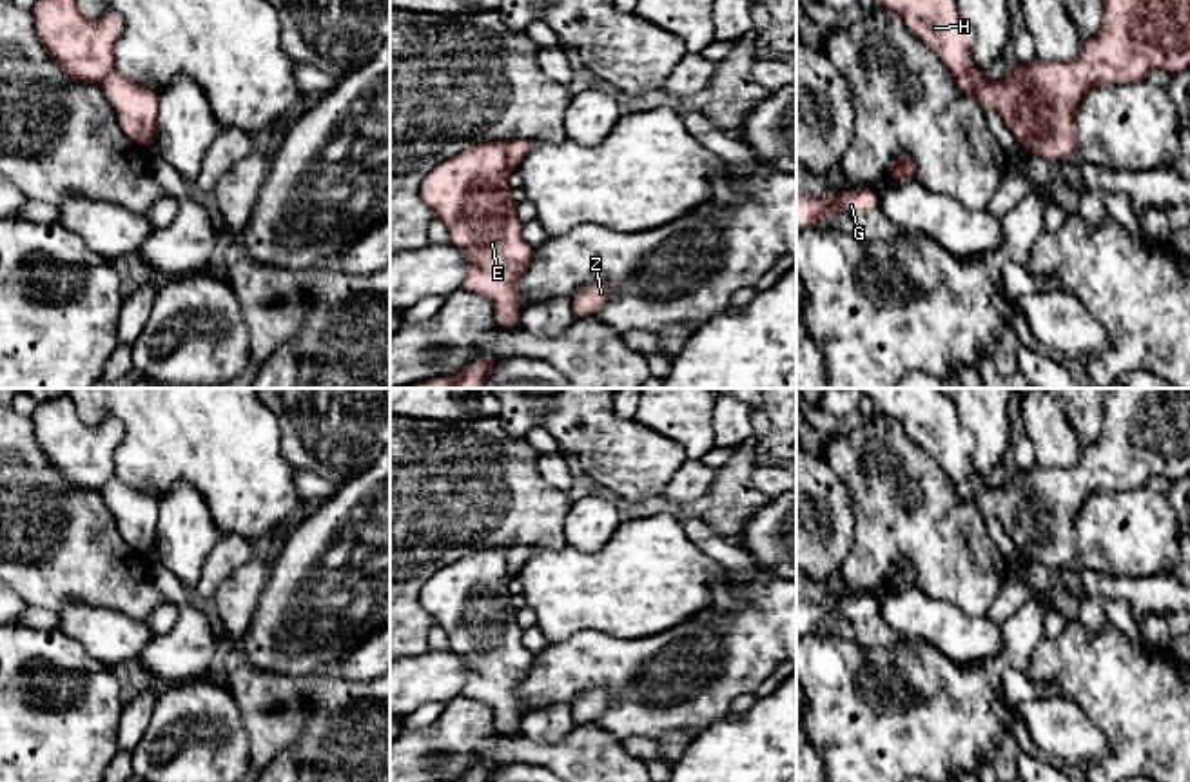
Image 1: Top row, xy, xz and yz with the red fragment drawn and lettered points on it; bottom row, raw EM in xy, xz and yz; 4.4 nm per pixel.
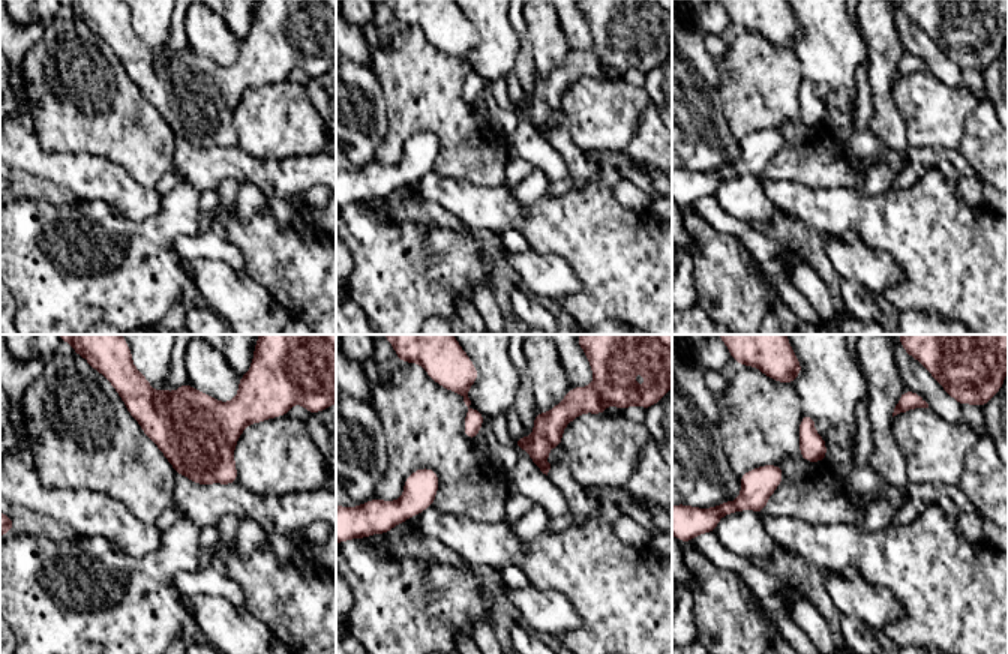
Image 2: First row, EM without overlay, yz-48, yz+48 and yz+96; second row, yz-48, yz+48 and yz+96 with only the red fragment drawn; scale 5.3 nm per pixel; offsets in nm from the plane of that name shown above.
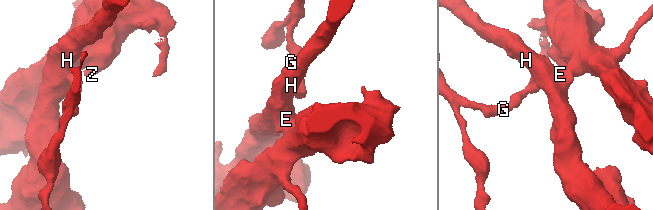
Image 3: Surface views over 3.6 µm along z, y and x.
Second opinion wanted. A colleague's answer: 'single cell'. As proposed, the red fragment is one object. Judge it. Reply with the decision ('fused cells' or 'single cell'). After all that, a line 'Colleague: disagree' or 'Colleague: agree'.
fused cells
Colleague: disagree

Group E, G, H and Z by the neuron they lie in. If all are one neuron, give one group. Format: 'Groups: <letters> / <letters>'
Groups: E H Z / G

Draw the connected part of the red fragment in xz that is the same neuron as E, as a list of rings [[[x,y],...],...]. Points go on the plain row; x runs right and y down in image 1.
[[[481,548],[437,570],[421,590],[421,606],[446,630],[450,650],[468,664],[461,695],[493,709],[499,737],[519,729],[519,686],[533,655],[522,644],[508,584],[508,548]]]

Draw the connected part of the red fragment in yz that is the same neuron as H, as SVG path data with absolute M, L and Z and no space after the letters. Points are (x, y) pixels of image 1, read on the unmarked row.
M860 388L878 415L896 419L905 434L923 446L945 468L949 479L978 479L971 503L983 517L1001 523L1016 548L1030 561L1063 568L1079 557L1076 521L1085 501L1097 490L1130 490L1146 486L1156 474L1170 483L1190 474L1190 388L1105 388L1101 437L1083 446L1072 468L1034 464L1029 472L1007 472L1001 488L992 490L971 464L972 435L958 421L956 406L940 388Z

